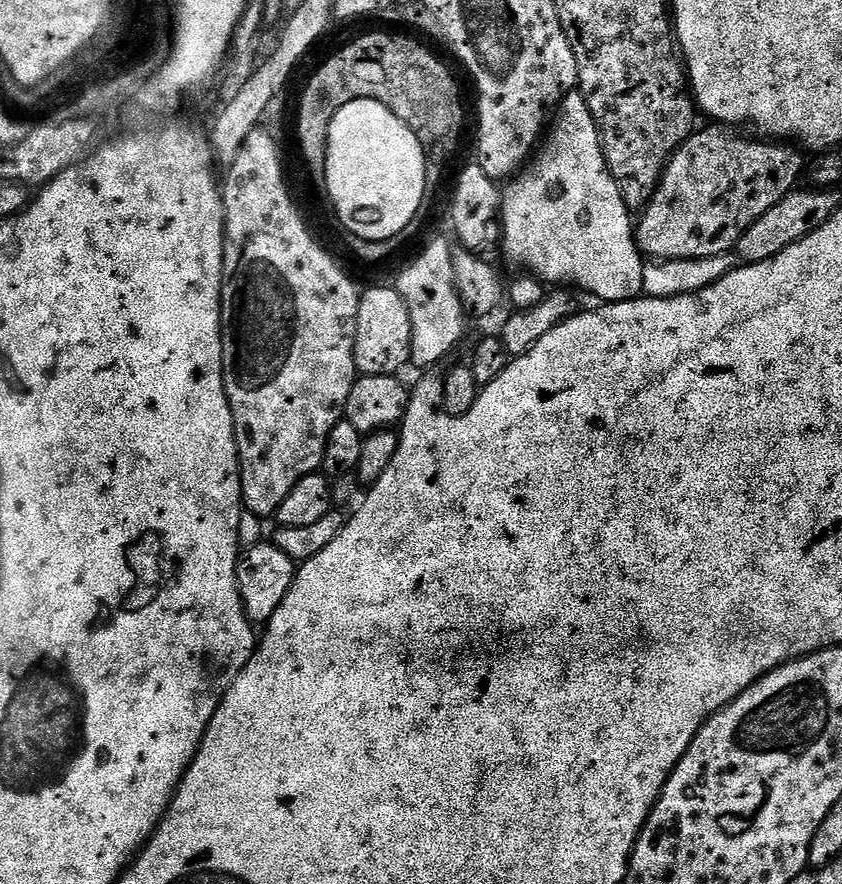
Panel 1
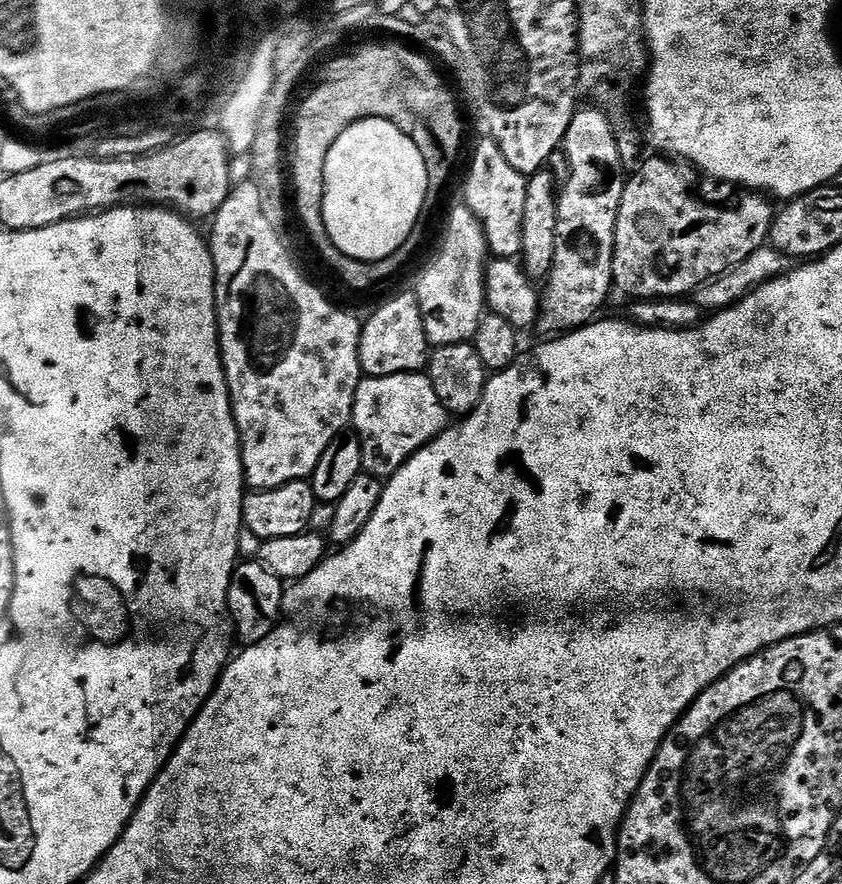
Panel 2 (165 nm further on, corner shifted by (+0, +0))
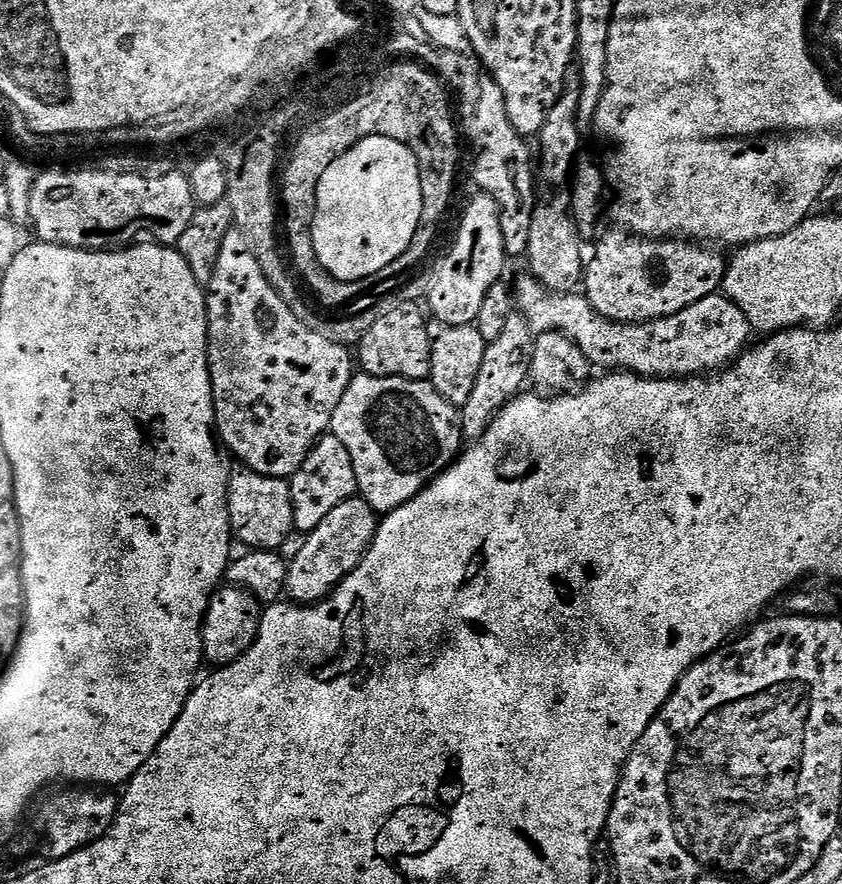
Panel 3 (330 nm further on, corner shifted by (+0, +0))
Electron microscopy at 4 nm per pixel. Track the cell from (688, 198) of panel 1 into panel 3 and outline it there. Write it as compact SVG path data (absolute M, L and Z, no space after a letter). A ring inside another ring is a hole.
M616 230L605 238L604 244L596 248L596 257L587 261L583 273L582 292L588 297L590 306L598 310L613 324L646 324L649 320L661 320L702 298L713 295L723 285L726 271L725 257L711 252L711 247L700 242L689 242L684 238L645 238Z

